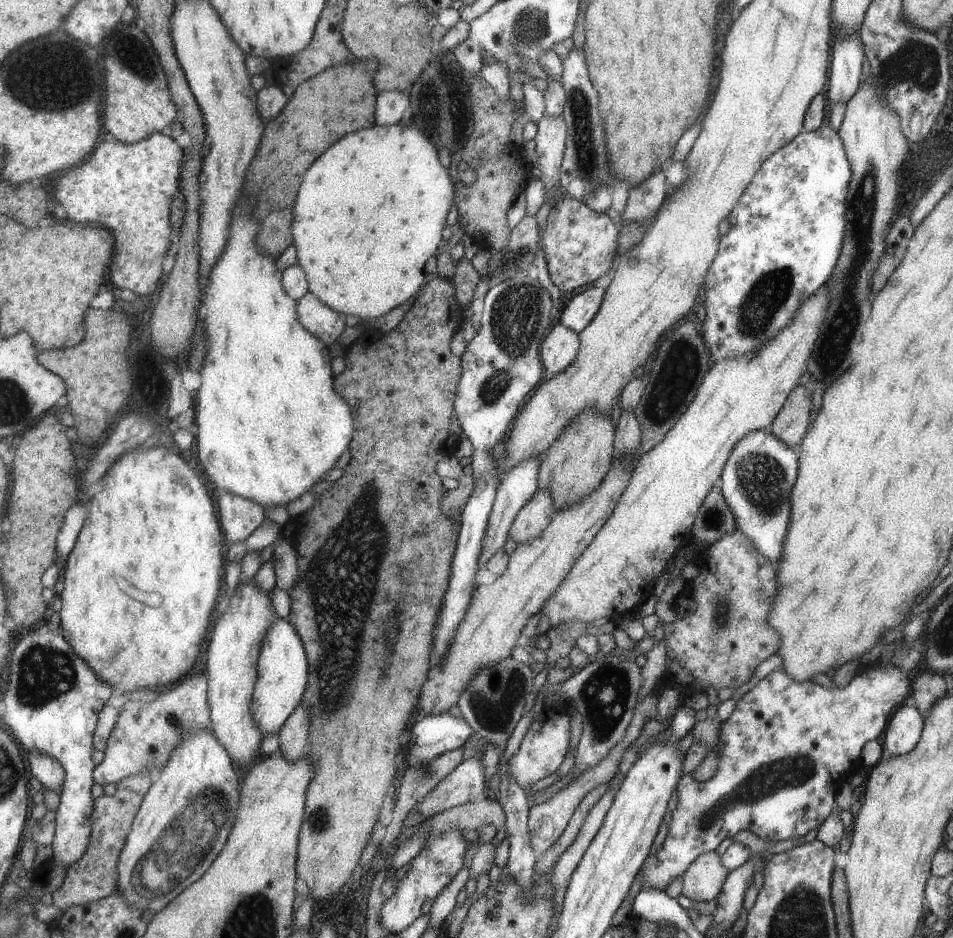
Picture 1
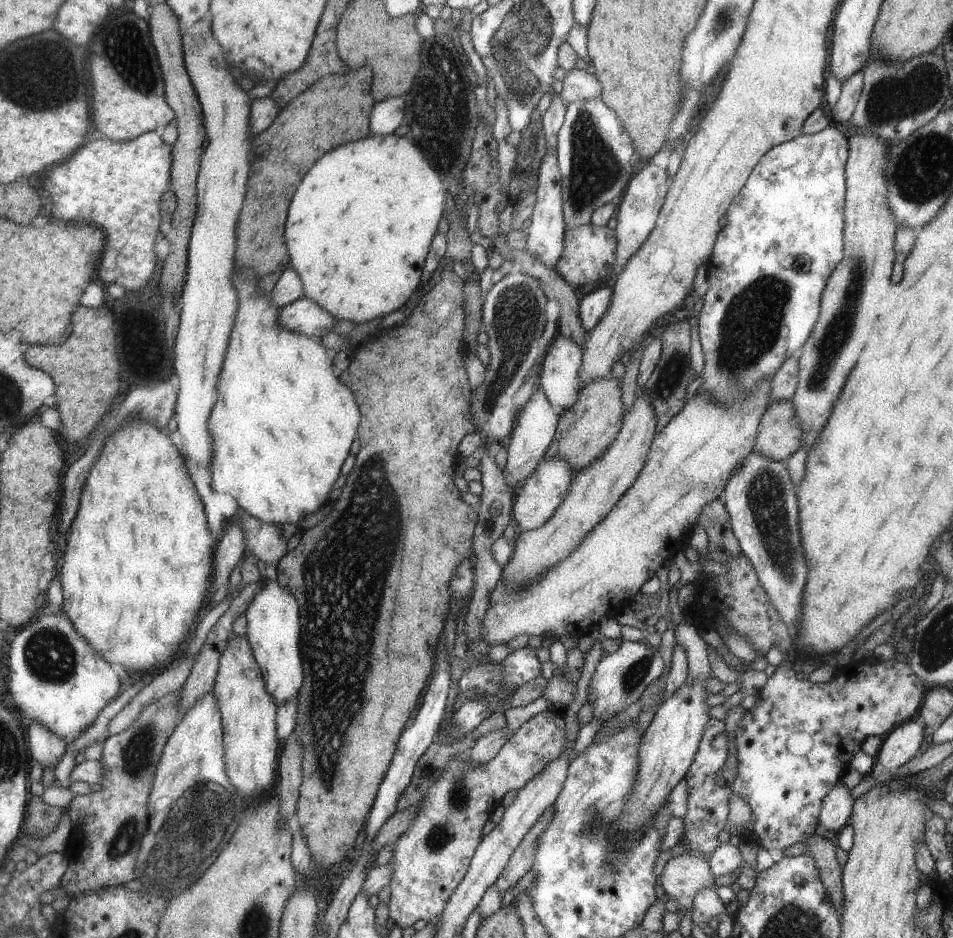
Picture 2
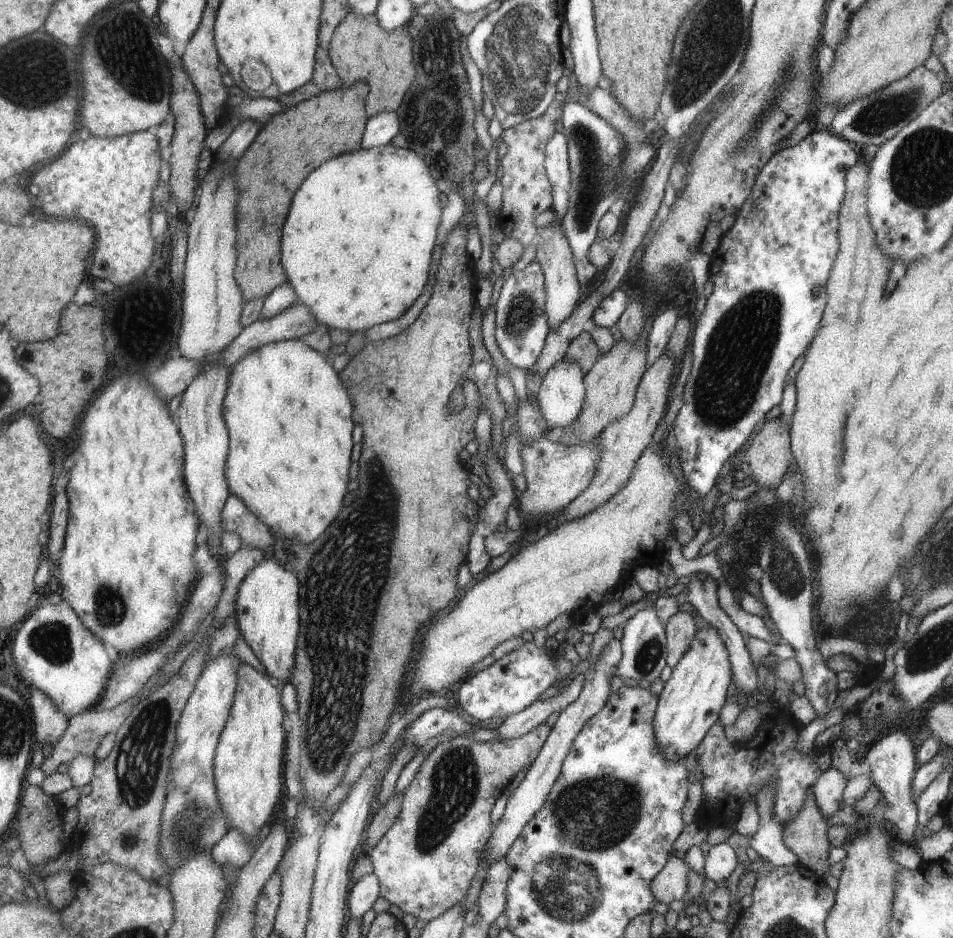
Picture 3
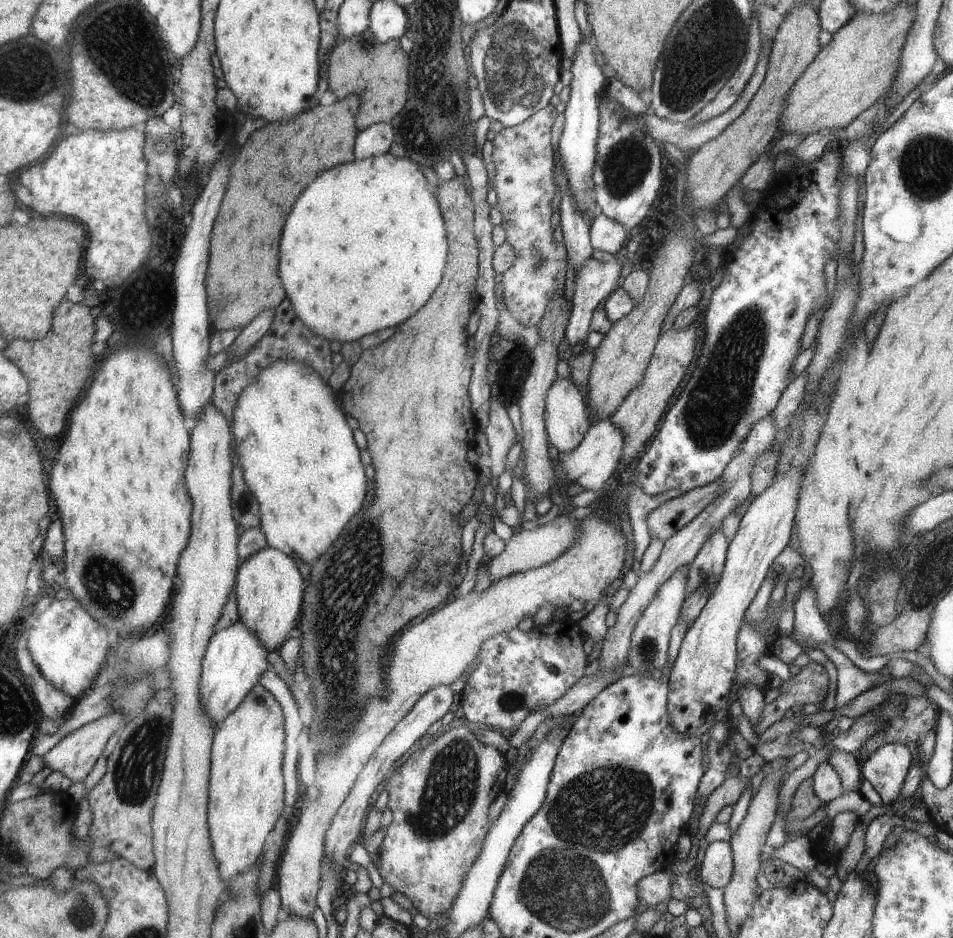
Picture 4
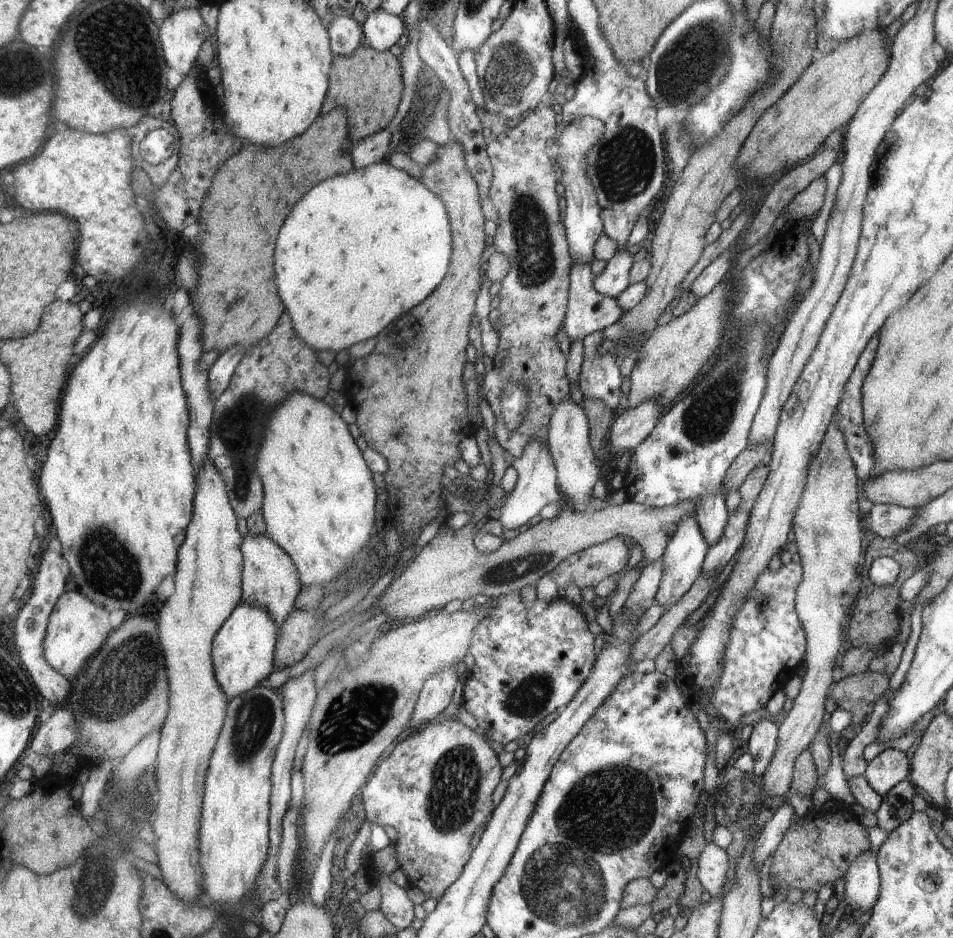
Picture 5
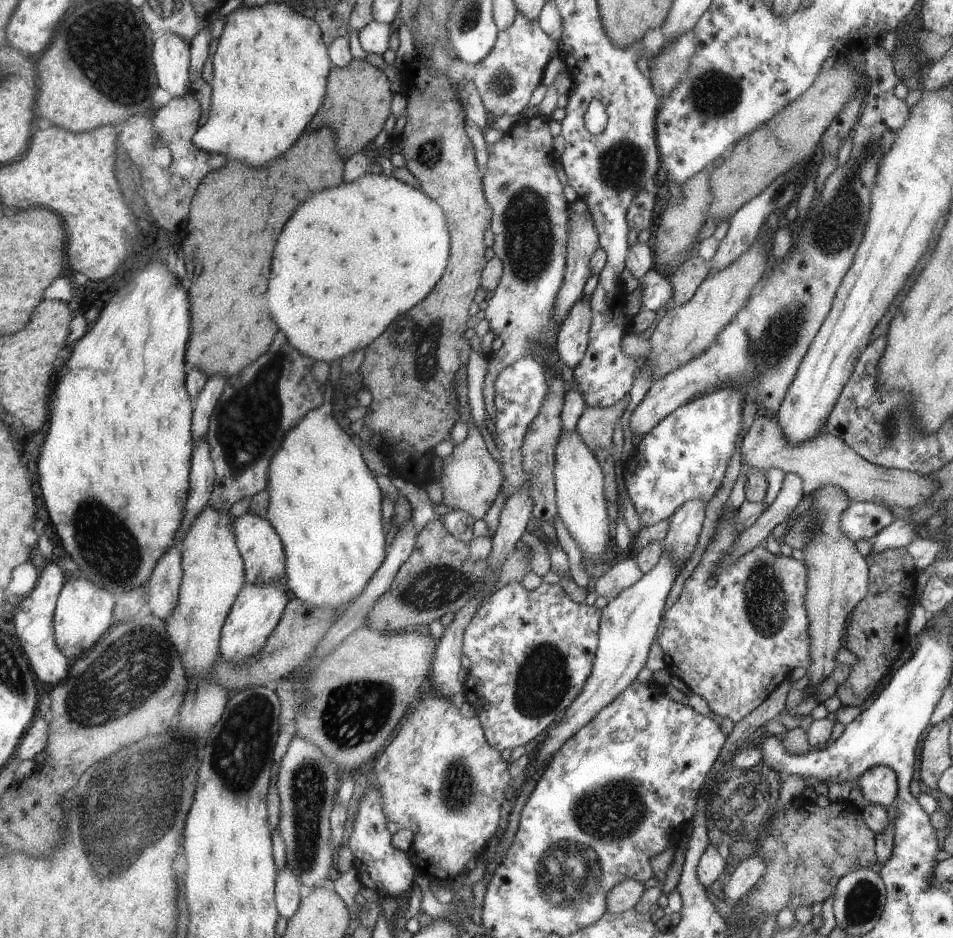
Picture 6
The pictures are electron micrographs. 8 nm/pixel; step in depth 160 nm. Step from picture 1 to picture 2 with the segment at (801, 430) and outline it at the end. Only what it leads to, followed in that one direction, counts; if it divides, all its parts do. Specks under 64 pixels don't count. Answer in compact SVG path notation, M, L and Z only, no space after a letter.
M791 400L769 404L760 421L758 436L751 451L774 461L783 461L800 447L800 426L796 423Z

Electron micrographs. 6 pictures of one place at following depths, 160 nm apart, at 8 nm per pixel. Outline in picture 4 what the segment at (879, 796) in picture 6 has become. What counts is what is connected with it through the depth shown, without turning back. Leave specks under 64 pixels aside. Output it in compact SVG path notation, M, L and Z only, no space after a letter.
M885 743L876 748L860 765L860 776L870 782L883 805L890 806L905 784L911 754L907 746Z

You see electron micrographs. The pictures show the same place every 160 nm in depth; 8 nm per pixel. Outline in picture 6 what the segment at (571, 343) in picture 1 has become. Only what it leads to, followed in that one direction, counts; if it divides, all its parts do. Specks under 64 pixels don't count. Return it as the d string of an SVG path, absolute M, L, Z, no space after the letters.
M576 430L562 433L554 446L554 497L557 515L582 554L581 561L594 561L605 554L609 522L605 510L602 468Z

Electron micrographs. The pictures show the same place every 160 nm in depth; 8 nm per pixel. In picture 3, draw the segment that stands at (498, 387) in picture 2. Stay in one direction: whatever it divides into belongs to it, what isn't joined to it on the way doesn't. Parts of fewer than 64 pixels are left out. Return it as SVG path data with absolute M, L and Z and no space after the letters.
M535 260L527 266L520 266L512 273L500 280L495 288L497 301L494 305L494 339L499 354L512 367L527 368L537 360L547 328L547 316L545 313L546 286L543 286L543 274L541 267Z

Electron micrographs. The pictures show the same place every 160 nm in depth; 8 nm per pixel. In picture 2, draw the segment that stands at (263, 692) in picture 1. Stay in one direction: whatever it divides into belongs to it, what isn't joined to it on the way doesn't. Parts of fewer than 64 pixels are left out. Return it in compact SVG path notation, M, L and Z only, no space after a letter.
M257 577L260 591L255 595L250 607L245 612L247 634L254 648L255 660L261 669L265 689L275 704L283 704L299 692L304 681L301 653L299 652L299 607L298 601L291 592L277 582Z

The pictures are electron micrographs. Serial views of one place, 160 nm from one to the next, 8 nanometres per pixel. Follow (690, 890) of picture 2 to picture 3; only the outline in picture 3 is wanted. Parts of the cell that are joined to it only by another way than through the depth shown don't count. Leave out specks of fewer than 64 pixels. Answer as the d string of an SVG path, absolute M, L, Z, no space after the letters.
M671 855L669 862L665 864L658 875L654 876L651 890L656 901L669 904L672 900L683 898L687 888L687 872L690 868L682 858Z

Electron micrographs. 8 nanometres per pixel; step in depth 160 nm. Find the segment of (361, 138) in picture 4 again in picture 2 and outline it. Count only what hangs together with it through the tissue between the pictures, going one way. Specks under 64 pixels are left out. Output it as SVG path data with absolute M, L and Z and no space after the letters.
M387 97L376 102L370 116L371 135L392 133L403 120L403 98Z

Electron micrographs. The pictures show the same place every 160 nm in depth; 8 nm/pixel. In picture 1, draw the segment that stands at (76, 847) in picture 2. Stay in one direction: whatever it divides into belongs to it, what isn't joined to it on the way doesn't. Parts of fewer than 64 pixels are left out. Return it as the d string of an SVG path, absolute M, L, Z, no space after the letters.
M143 770L139 774L131 774L131 776L123 778L121 782L117 782L116 792L113 796L103 795L101 798L95 799L93 814L91 814L93 824L91 824L89 849L79 862L71 864L63 886L52 896L53 905L62 914L65 914L71 906L102 900L118 890L119 862L121 862L122 851L126 848L135 818L155 779L156 775L151 770Z

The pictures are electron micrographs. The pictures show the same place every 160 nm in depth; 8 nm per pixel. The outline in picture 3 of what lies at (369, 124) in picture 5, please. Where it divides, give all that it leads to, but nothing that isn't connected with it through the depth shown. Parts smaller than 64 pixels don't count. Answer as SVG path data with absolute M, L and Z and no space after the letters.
M348 11L342 22L334 28L329 46L330 60L338 71L342 86L350 87L355 81L370 84L366 104L368 115L395 111L409 84L414 82L416 68L411 64L411 38L405 27L406 24L386 31L379 26L378 18L374 14L361 16Z

